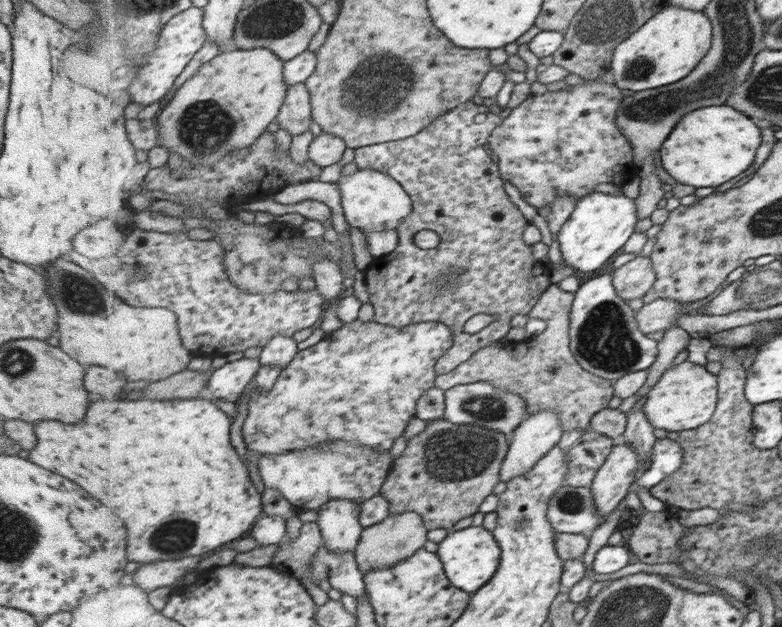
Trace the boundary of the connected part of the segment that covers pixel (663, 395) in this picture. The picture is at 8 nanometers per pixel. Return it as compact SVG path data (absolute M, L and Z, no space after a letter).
M683 361L679 365L670 367L647 394L643 405L648 419L654 428L662 428L669 432L693 430L707 424L714 415L719 403L719 376L711 374L705 365Z

